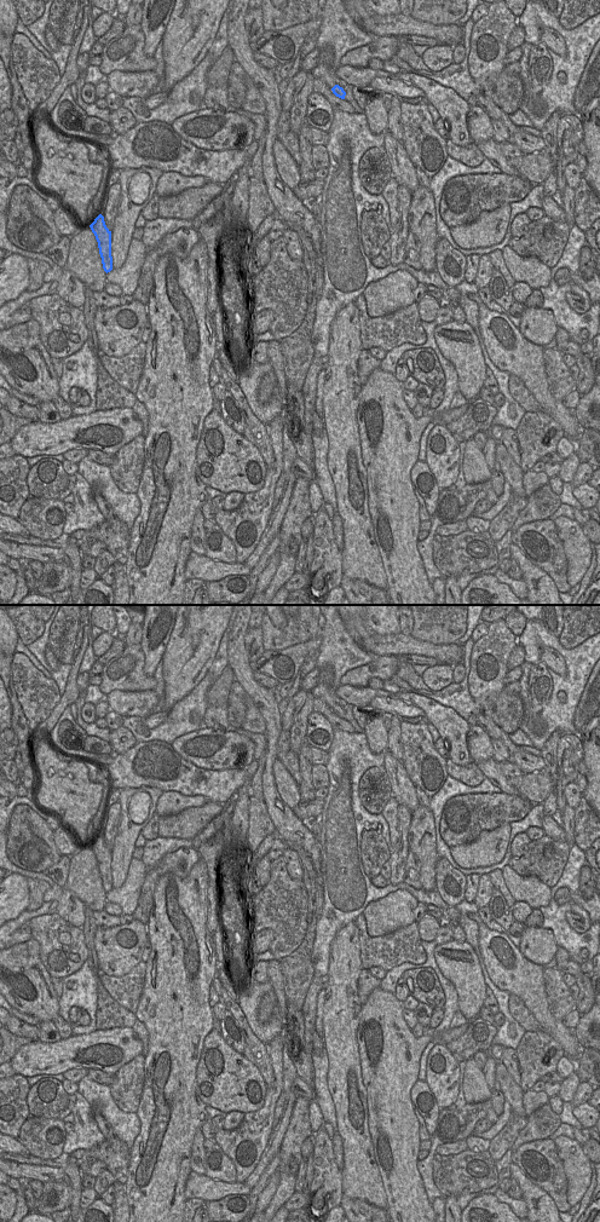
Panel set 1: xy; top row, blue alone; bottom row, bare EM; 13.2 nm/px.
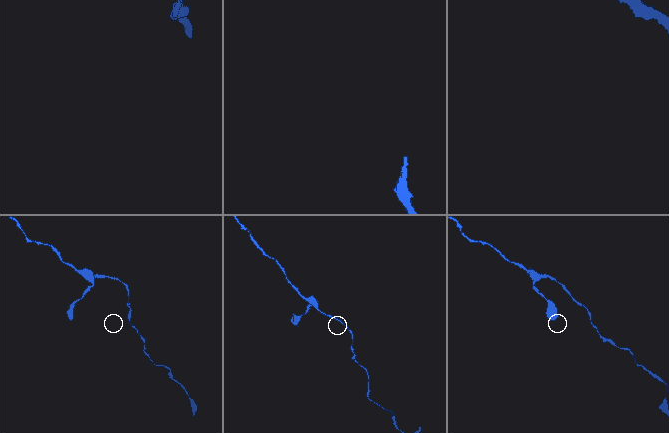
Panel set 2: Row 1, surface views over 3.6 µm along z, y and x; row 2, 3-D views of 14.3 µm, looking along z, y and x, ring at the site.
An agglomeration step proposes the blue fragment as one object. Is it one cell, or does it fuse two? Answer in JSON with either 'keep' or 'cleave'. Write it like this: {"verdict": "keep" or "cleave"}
{"verdict": "keep"}

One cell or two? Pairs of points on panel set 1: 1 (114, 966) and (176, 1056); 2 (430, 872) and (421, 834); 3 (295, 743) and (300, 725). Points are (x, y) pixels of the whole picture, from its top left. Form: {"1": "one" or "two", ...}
{"1": "two", "2": "one", "3": "one"}

